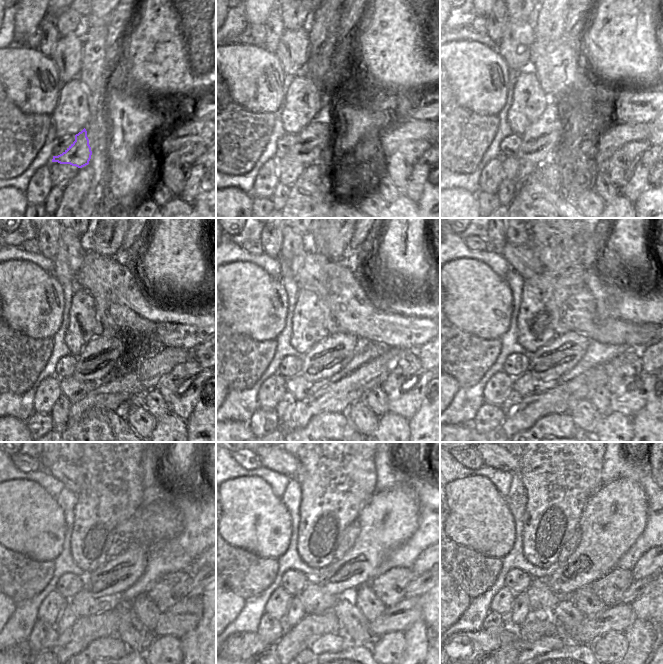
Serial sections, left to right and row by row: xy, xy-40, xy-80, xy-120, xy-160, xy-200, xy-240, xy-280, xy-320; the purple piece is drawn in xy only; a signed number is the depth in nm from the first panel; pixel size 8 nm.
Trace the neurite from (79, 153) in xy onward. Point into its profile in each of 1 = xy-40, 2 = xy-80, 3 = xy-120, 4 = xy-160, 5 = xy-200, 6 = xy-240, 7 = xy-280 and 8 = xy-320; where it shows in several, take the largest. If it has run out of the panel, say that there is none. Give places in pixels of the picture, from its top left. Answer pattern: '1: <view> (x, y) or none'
1: xy-40 (308, 149)
2: xy-80 (539, 142)
3: xy-120 (100, 357)
4: xy-160 (330, 355)
5: xy-200 (551, 361)
6: xy-240 (159, 514)
7: xy-280 (389, 518)
8: xy-320 (615, 516)

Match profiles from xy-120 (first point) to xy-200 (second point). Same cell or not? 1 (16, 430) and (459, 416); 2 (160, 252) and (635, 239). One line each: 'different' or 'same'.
1: different
2: same

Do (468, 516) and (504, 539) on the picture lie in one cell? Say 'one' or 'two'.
one

